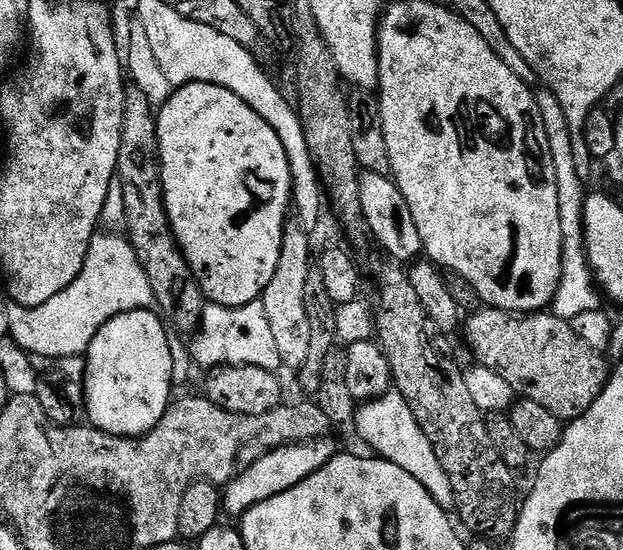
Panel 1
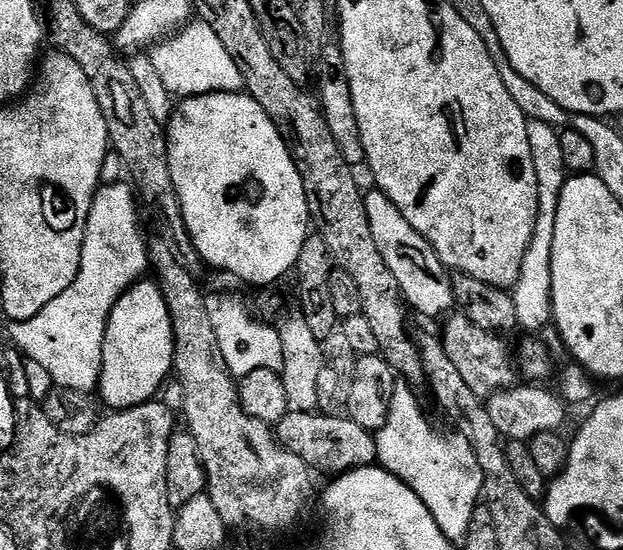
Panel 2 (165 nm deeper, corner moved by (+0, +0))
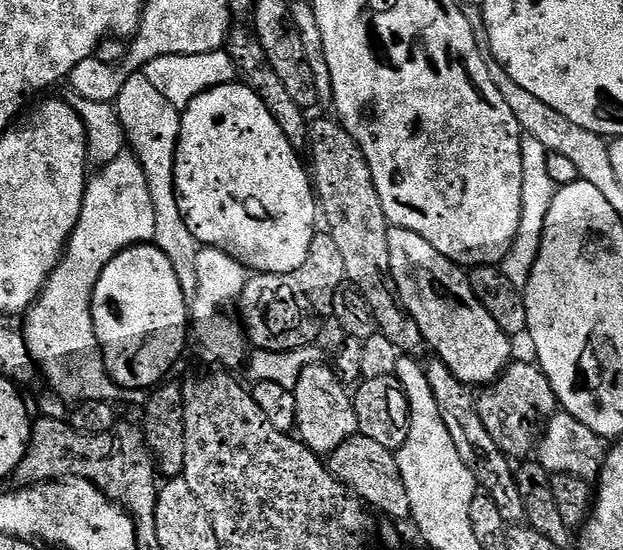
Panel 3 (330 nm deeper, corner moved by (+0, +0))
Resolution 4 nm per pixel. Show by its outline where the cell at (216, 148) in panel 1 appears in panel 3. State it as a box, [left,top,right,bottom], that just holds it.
[174,82,318,275]

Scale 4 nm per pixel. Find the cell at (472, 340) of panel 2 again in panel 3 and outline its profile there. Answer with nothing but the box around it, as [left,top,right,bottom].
[476,360,558,458]

